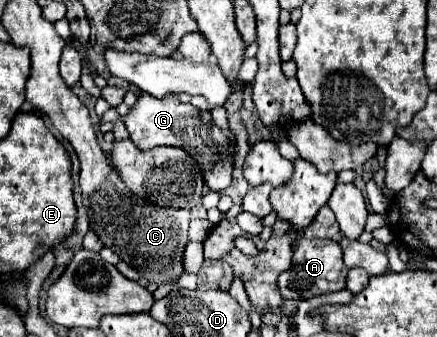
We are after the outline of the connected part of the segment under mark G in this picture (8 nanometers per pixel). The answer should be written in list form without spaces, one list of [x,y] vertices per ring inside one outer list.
[[[143,93],[141,99],[131,107],[129,115],[125,117],[125,127],[131,135],[131,141],[139,149],[153,149],[159,145],[183,147],[183,151],[187,151],[199,163],[205,185],[211,191],[223,193],[231,185],[231,173],[235,165],[235,133],[213,125],[209,111],[201,113],[193,105],[181,103],[175,95],[155,99],[153,95]]]

